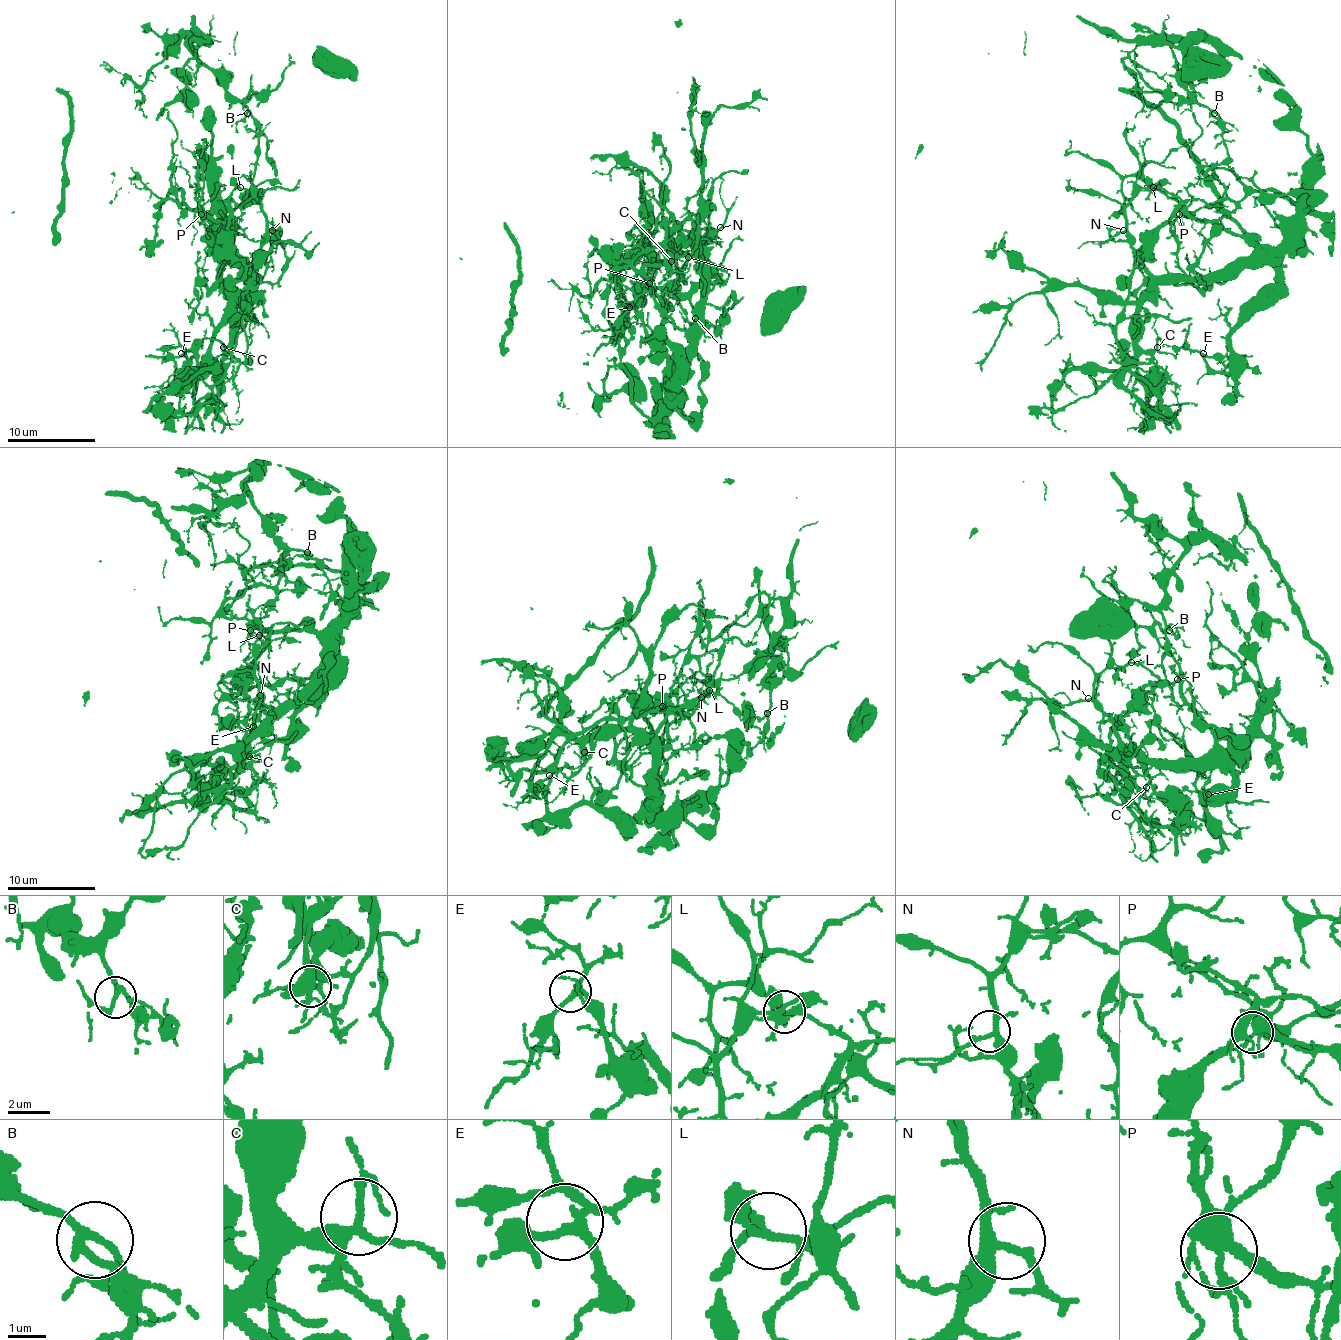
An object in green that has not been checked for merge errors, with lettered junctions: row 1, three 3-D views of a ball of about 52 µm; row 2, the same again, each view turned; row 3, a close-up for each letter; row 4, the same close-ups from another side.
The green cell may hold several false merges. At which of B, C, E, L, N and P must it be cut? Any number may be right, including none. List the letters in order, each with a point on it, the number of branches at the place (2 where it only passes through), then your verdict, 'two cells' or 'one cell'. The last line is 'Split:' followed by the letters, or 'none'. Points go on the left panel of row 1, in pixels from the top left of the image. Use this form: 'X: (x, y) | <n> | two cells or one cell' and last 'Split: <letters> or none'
B: (247, 113) | 3 | one cell
C: (223, 347) | 3 | one cell
E: (181, 353) | 3 | one cell
L: (240, 187) | 5 | two cells
N: (272, 230) | 3 | one cell
P: (201, 214) | 6 | one cell
Split: L

